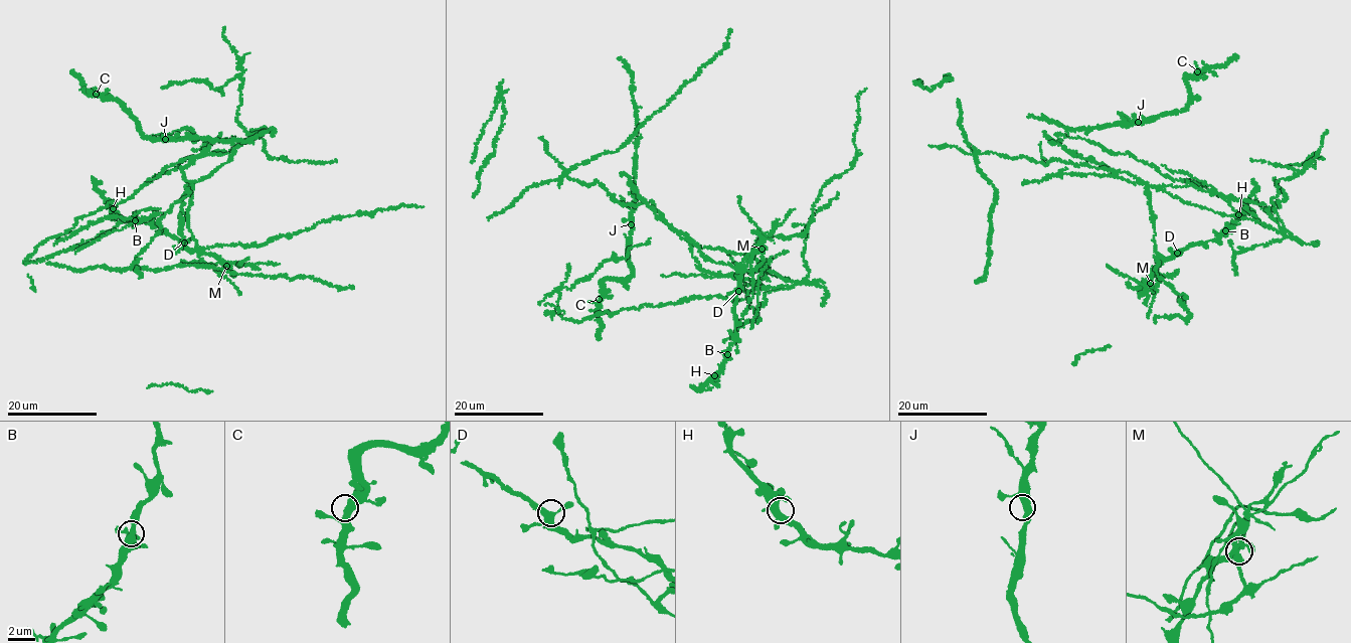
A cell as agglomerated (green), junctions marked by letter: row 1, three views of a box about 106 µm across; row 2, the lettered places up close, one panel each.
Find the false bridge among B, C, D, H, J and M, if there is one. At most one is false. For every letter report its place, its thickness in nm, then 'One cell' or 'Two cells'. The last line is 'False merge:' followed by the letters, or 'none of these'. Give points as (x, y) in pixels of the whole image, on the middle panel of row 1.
B: Place: (727, 354). Thickness 360 nm. One cell
C: Place: (599, 299). Thickness 380 nm. One cell
D: Place: (738, 291). Thickness 380 nm. One cell
H: Place: (714, 375). Thickness 440 nm. One cell
J: Place: (631, 224). Thickness 400 nm. One cell
M: Place: (762, 249). Thickness 400 nm. Two cells
False merge: M

